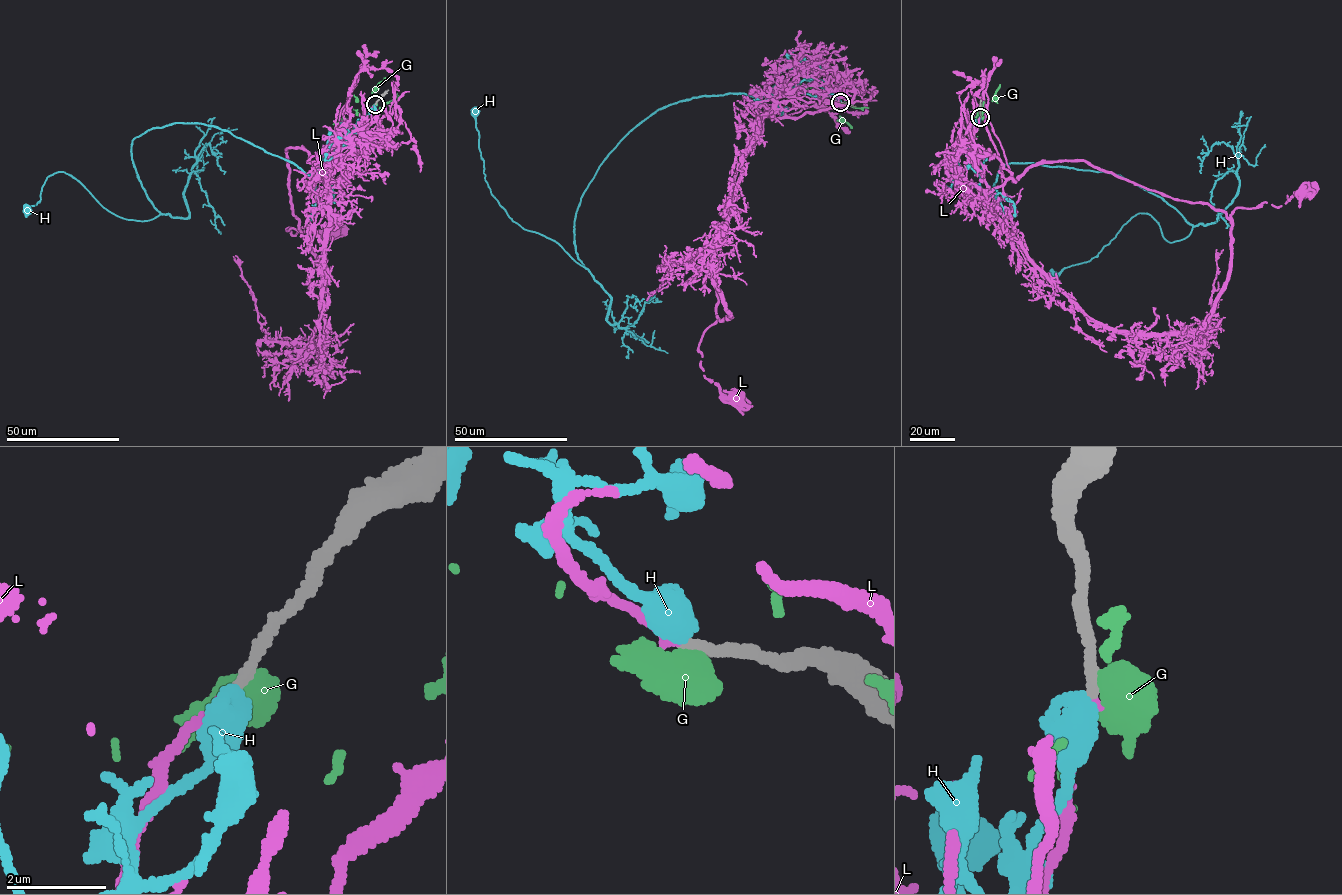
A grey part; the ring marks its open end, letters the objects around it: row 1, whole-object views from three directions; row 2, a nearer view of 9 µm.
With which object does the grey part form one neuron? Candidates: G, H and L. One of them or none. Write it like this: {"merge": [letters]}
{"merge": ["L"]}

